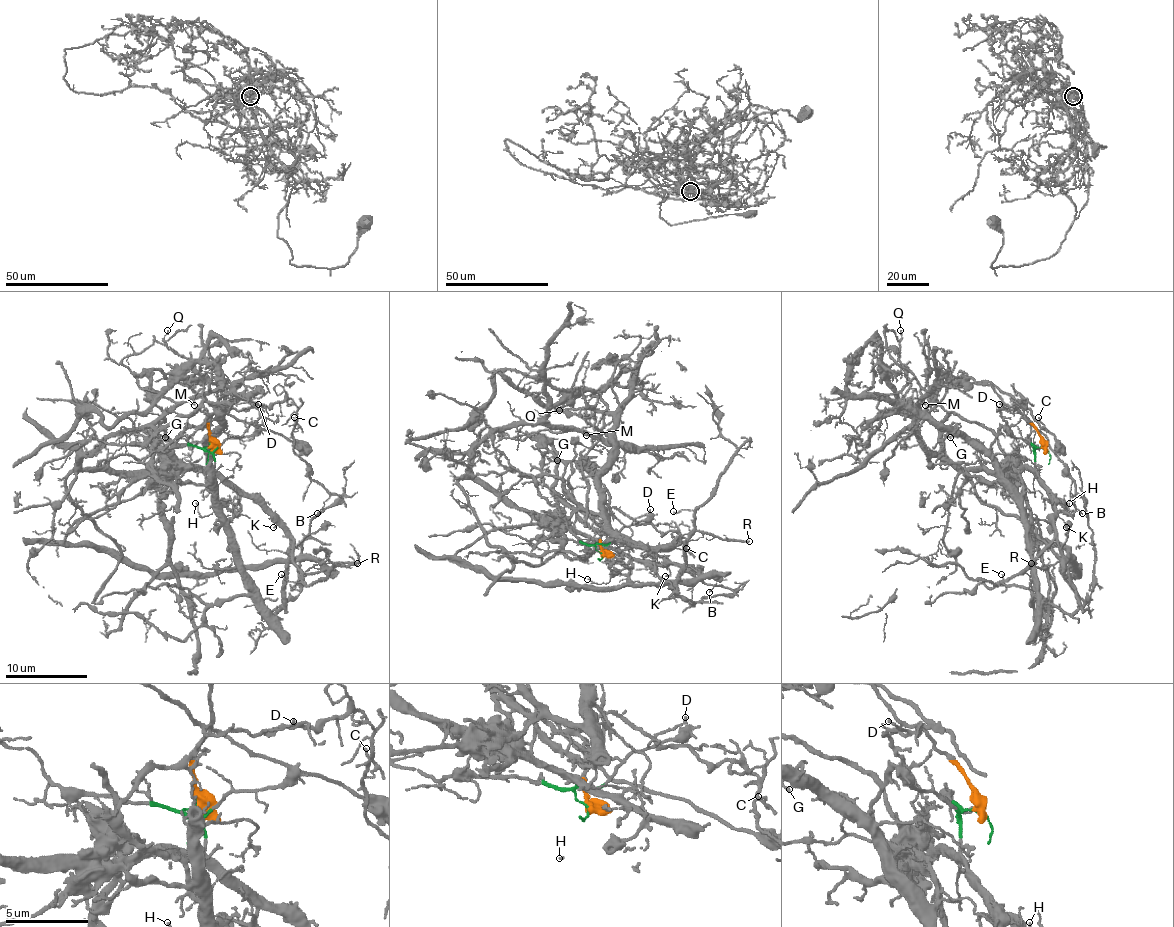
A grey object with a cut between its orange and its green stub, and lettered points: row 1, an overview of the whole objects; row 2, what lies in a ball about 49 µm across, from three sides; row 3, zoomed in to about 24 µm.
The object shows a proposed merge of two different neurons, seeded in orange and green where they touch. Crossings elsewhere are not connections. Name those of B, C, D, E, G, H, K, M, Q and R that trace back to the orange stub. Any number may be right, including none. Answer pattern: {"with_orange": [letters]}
{"with_orange": ["B", "C", "D", "G", "M", "Q"]}

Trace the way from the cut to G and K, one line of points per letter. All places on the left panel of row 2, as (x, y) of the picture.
G: (208, 446), (210, 417), (206, 426), (190, 426), (169, 448), (151, 438), (153, 432), (165, 438)
K: (208, 446), (204, 448), (214, 458), (214, 468), (241, 489), (255, 495), (278, 517), (274, 528)

